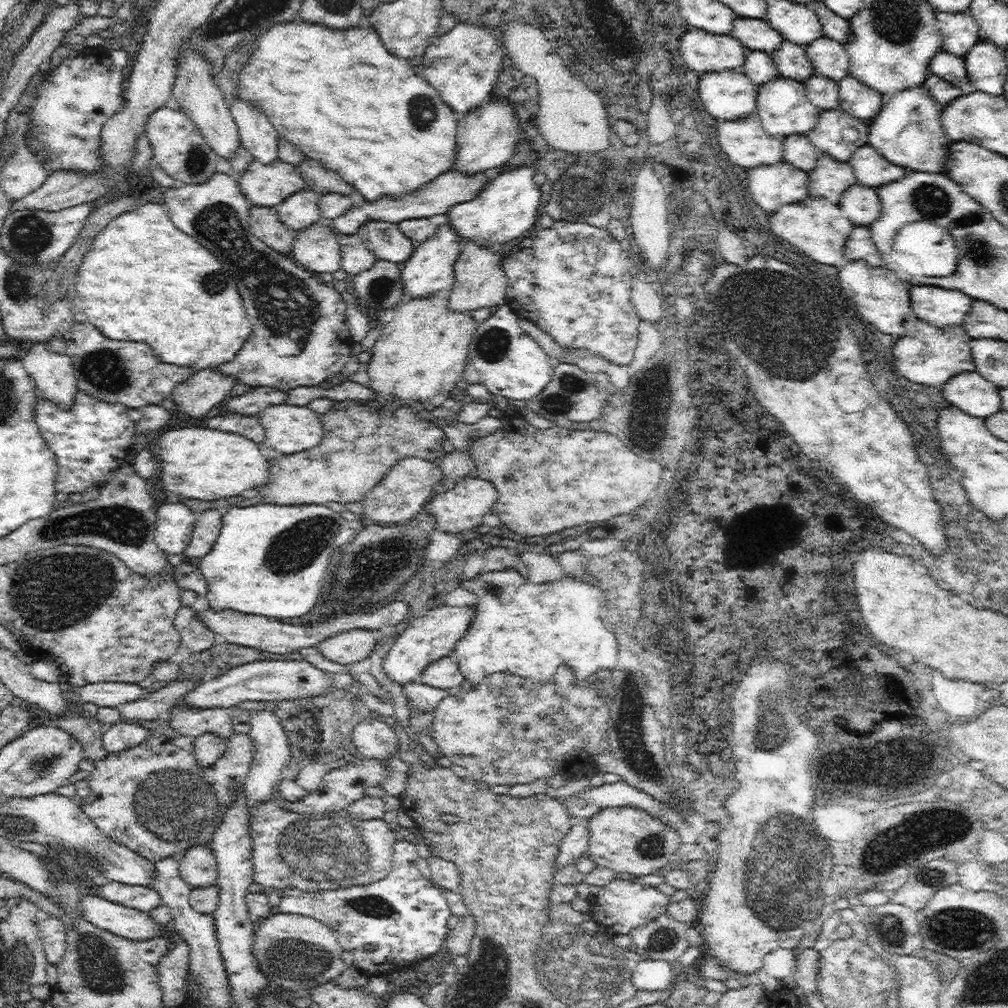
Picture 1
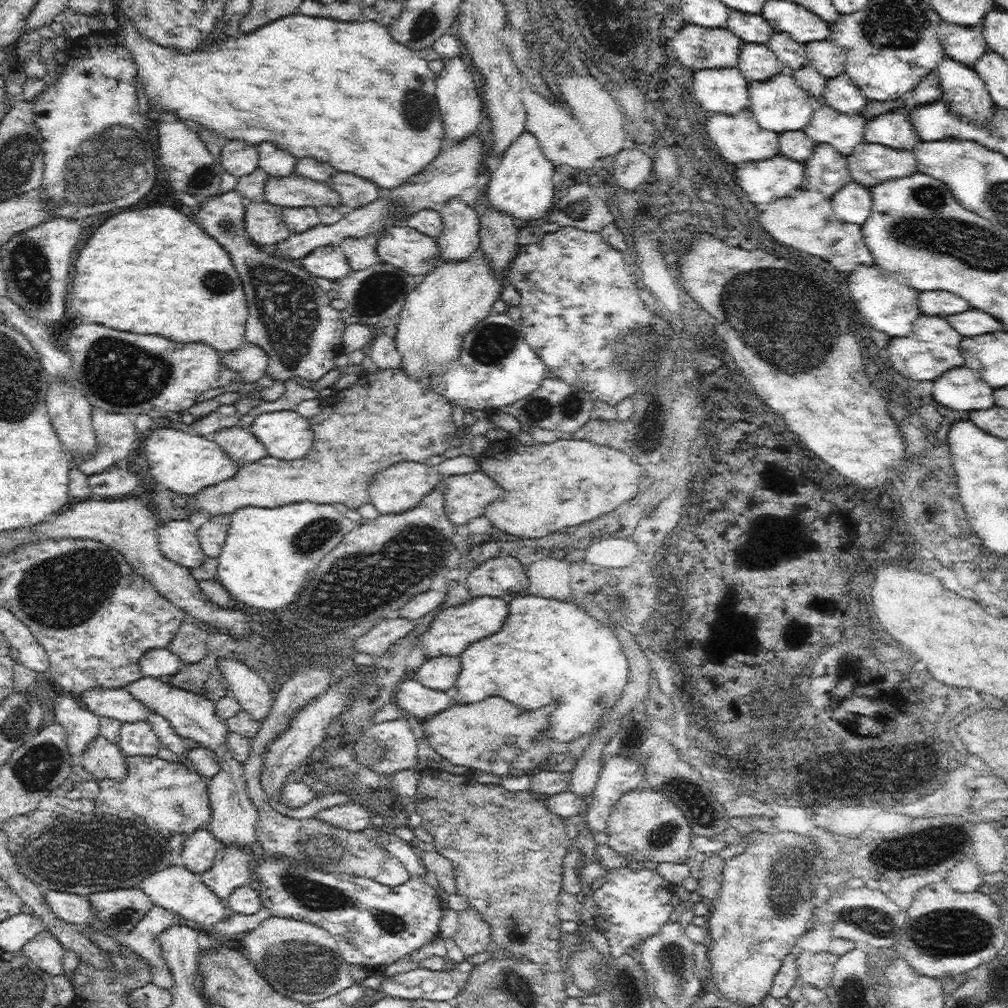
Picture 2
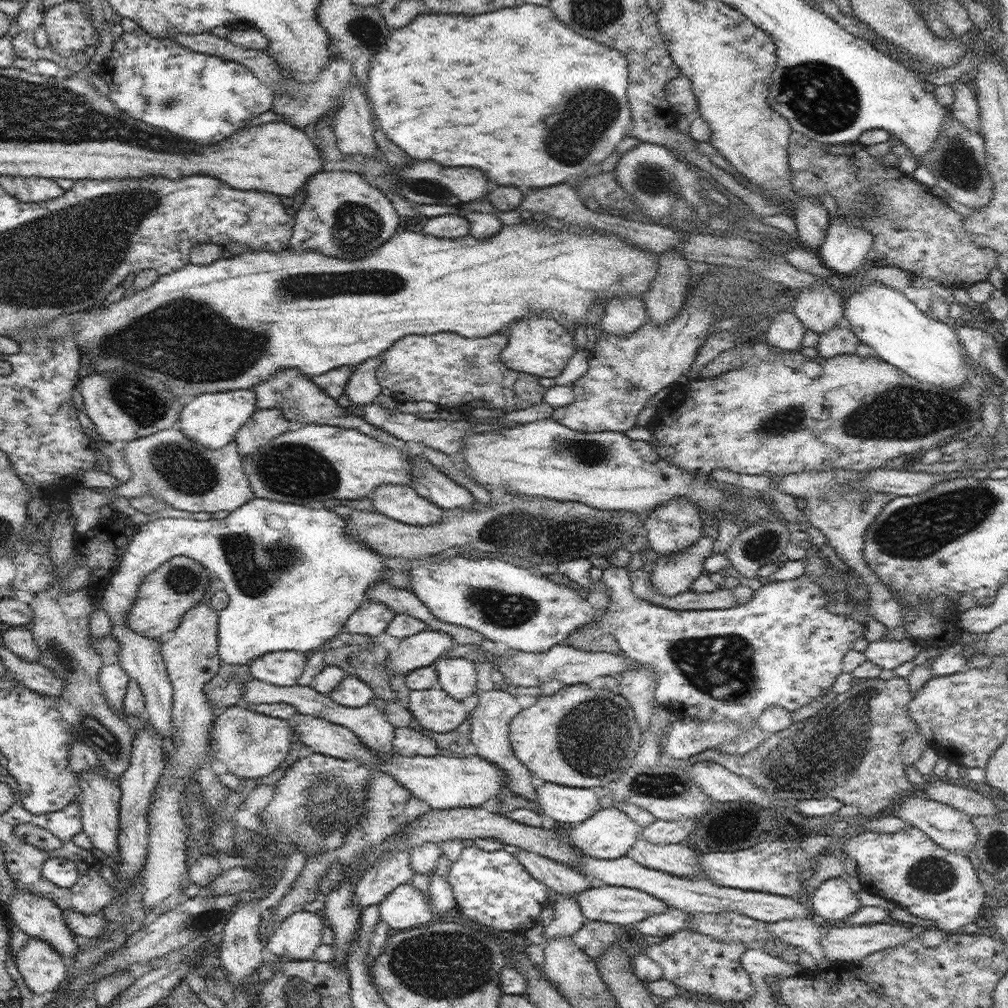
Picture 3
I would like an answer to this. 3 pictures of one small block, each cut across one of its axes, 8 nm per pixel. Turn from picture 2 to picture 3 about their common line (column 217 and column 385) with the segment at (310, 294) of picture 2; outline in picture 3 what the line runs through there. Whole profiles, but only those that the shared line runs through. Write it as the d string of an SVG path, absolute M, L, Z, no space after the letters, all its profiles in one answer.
M322 171L314 174L313 176L309 176L308 181L305 183L305 192L307 196L305 197L304 204L298 207L295 217L295 226L293 229L293 236L289 240L290 249L294 249L294 251L304 251L306 250L318 250L322 252L326 252L326 254L330 254L330 256L350 256L350 258L358 258L358 256L366 256L368 252L370 252L370 248L376 248L378 244L382 244L382 242L386 242L394 232L396 232L396 228L400 226L400 215L398 215L393 208L390 200L382 193L379 192L376 188L370 187L368 183L364 181L364 178L361 174L356 172L335 172L335 171Z

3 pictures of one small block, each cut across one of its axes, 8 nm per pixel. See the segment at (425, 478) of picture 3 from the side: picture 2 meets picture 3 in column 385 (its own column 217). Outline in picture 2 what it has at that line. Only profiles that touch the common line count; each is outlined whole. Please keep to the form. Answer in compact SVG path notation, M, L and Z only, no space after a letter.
M238 425L226 427L214 432L211 438L238 463L238 466L260 460L267 455L266 447L250 428Z

